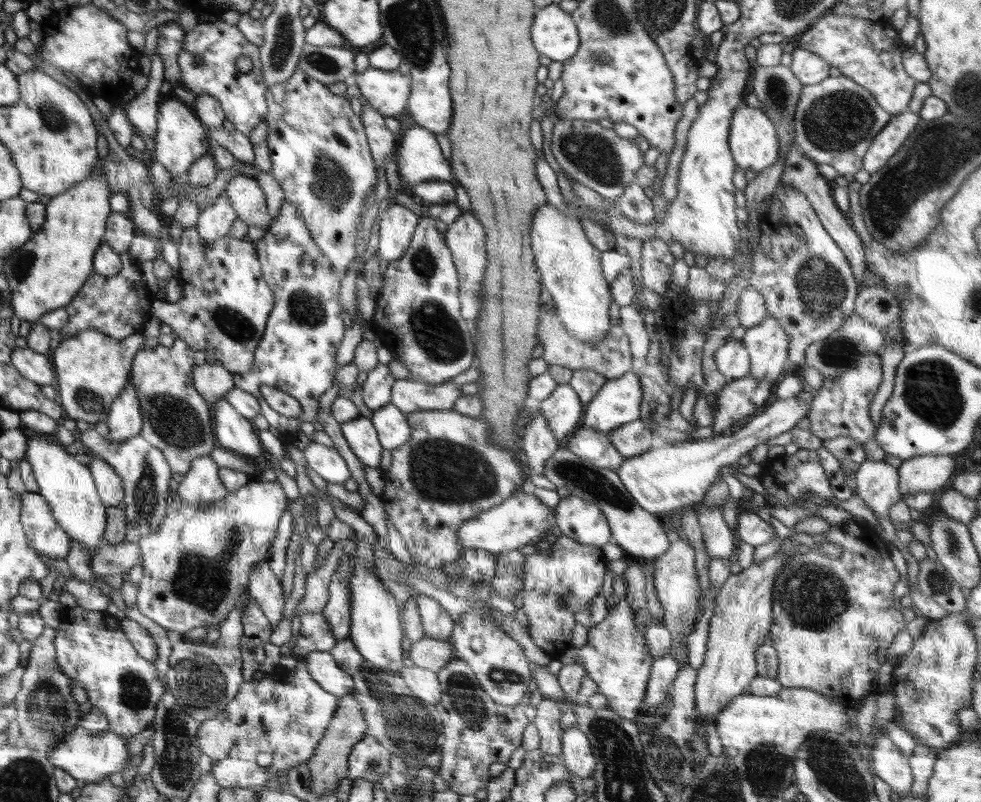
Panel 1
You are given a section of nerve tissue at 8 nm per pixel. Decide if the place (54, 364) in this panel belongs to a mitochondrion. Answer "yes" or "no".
no

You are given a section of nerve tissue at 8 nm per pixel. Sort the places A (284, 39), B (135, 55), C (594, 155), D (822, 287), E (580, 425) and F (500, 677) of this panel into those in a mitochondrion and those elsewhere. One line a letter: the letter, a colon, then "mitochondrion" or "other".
A: mitochondrion
B: other
C: mitochondrion
D: mitochondrion
E: other
F: mitochondrion

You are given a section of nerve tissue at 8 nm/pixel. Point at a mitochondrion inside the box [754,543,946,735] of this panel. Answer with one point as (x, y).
(810, 596)

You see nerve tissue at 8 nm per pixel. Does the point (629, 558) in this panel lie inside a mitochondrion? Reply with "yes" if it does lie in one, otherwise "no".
no

